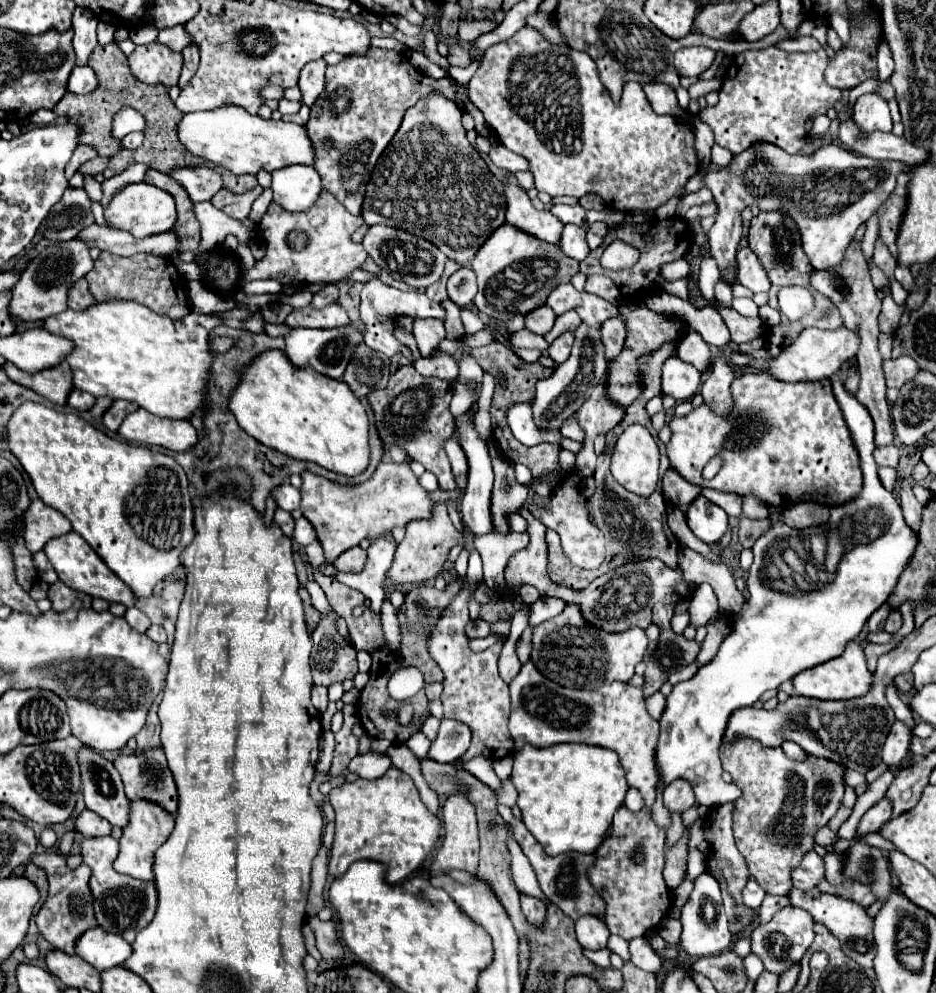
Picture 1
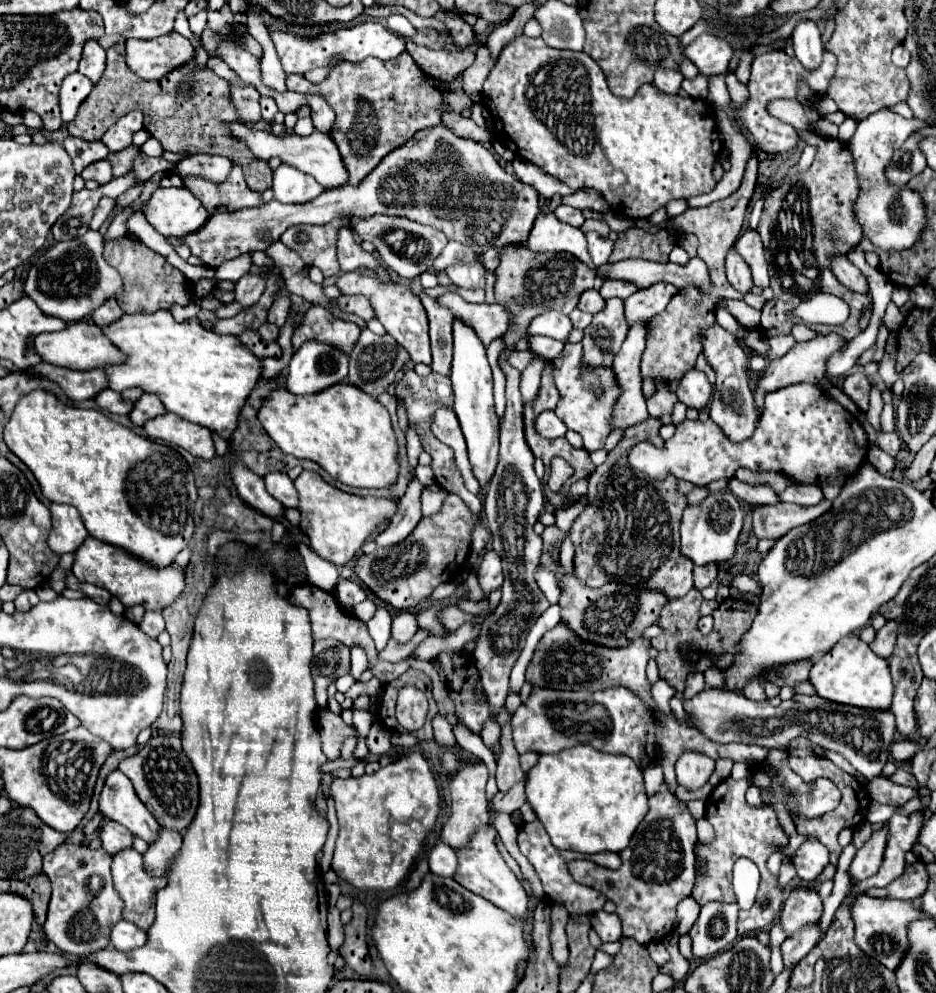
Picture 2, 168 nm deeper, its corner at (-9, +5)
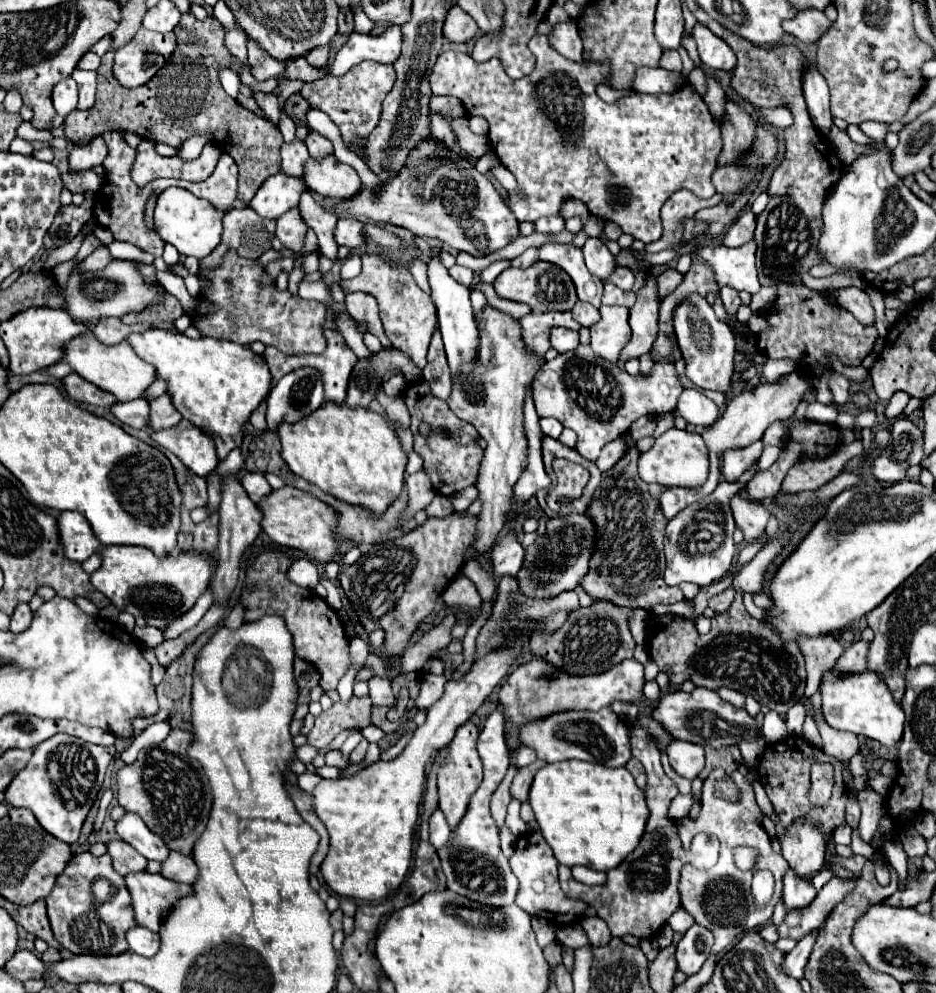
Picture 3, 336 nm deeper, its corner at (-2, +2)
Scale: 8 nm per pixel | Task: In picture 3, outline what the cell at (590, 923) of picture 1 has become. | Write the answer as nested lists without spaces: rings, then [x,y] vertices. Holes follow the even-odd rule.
[[[587,917],[581,921],[581,927],[585,929],[589,943],[593,947],[601,947],[601,945],[607,945],[611,941],[611,931],[601,917]]]

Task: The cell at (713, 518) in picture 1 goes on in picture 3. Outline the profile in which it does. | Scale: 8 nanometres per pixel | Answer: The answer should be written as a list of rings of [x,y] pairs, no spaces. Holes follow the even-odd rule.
[[[723,479],[709,497],[685,507],[667,523],[667,541],[669,541],[669,545],[665,545],[665,555],[667,555],[665,583],[667,585],[681,585],[689,581],[699,587],[707,587],[729,573],[735,555],[735,543],[733,543],[735,519],[731,511],[731,499],[735,493],[739,493],[741,487],[743,483],[727,483]],[[685,533],[691,533],[687,549],[683,549],[679,541]]]

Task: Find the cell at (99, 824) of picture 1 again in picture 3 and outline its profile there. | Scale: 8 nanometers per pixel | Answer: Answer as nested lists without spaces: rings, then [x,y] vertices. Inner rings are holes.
[[[111,839],[107,841],[107,853],[111,855],[113,861],[113,869],[117,873],[135,873],[147,867],[147,859],[141,857],[141,853],[137,853],[129,843],[121,841],[121,839]]]

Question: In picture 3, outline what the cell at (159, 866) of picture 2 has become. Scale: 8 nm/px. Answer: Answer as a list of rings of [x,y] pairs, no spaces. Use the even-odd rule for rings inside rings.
[[[169,851],[167,859],[161,863],[161,875],[179,883],[193,883],[197,877],[197,867],[191,857],[181,855],[179,851]]]

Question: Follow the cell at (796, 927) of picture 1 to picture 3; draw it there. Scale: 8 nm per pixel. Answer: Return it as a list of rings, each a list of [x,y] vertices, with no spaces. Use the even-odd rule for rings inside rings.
[[[789,871],[783,879],[783,903],[787,911],[797,911],[813,903],[817,897],[817,891],[813,889],[809,879],[797,877],[793,871]]]

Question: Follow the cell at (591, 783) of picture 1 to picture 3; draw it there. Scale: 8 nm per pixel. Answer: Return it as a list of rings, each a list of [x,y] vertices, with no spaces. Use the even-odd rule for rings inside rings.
[[[559,761],[535,773],[529,805],[555,859],[563,865],[585,865],[595,871],[617,867],[641,839],[649,809],[643,791],[625,767],[607,767],[589,761]]]

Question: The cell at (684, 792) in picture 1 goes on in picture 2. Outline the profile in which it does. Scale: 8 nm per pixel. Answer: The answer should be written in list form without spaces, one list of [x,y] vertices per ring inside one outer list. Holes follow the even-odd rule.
[[[684,752],[682,758],[676,762],[676,778],[678,784],[686,786],[688,790],[702,788],[710,774],[714,772],[714,760],[700,752]]]

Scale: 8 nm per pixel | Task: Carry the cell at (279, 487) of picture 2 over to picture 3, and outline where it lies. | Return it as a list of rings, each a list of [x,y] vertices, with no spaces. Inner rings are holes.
[[[247,473],[243,479],[241,479],[247,495],[259,503],[261,499],[265,499],[269,493],[271,493],[271,485],[267,483],[265,475],[263,473]]]

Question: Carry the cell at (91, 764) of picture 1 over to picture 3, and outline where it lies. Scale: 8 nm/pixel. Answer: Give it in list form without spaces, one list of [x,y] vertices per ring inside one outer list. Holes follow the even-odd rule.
[[[127,811],[115,823],[115,831],[123,841],[127,841],[131,847],[135,847],[147,859],[163,861],[165,853],[169,853],[169,849],[165,847],[161,837],[157,837],[153,831],[149,831],[137,813]]]

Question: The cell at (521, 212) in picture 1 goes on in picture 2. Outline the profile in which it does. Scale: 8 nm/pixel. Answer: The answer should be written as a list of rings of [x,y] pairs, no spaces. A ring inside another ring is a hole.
[[[552,212],[548,216],[538,214],[526,246],[536,252],[568,252],[596,272],[596,266],[592,264],[592,258],[588,254],[588,246],[584,242],[584,234],[580,232],[580,228],[566,226],[564,222],[554,218]]]

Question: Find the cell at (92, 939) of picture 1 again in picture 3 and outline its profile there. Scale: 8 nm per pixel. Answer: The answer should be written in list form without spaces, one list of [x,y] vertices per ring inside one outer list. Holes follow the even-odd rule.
[[[133,927],[125,933],[125,939],[129,943],[129,949],[143,957],[153,957],[159,949],[159,935],[145,929],[145,927]]]

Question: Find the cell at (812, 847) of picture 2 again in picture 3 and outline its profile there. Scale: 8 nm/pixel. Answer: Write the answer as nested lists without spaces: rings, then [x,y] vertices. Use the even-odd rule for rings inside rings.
[[[799,821],[793,823],[791,827],[785,829],[781,847],[783,857],[799,877],[809,879],[825,865],[827,845],[817,827]]]

